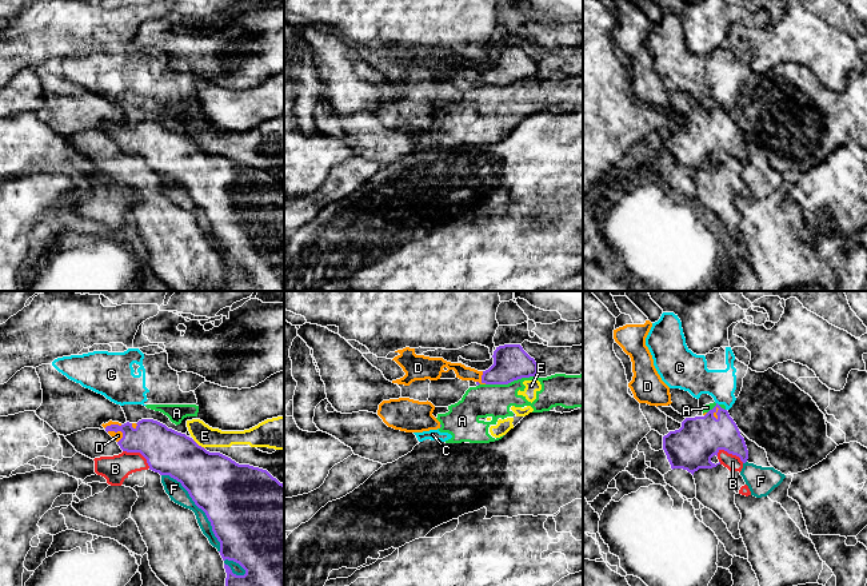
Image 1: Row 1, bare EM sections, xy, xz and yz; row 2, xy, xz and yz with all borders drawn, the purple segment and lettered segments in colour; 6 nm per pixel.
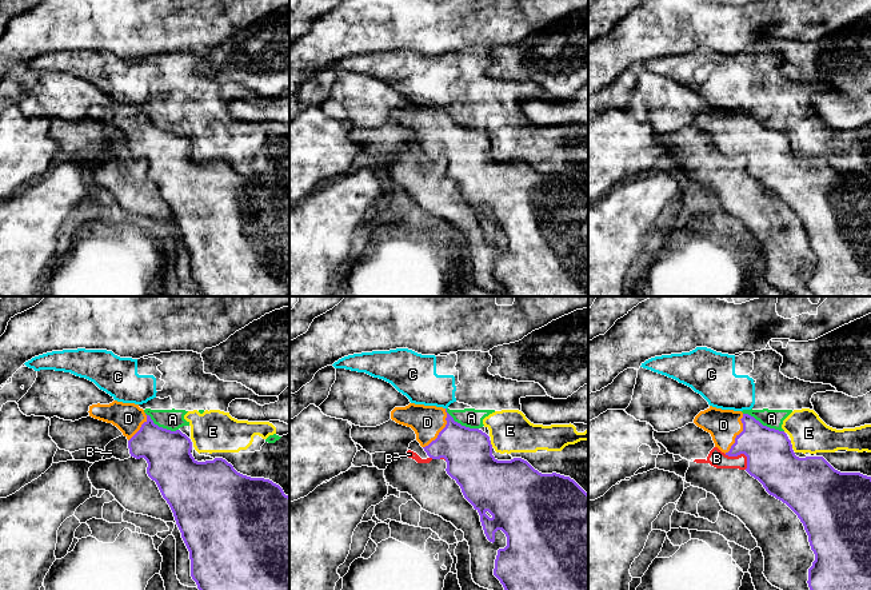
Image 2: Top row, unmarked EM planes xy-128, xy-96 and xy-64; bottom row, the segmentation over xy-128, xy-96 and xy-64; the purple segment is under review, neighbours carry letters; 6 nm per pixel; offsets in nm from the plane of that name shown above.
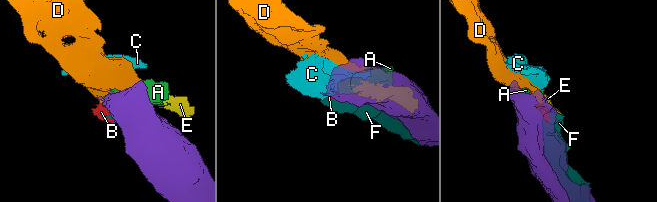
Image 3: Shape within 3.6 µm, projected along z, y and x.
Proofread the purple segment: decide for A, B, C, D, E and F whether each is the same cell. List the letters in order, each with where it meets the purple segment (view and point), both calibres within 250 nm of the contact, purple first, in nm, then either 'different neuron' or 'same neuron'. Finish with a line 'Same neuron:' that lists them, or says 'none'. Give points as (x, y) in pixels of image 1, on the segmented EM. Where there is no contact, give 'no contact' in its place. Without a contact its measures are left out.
A: xz (510, 382) | 220/200 nm | different neuron
B: xy (139, 451) | 280/160 nm | different neuron
C: no contact | different neuron
D: xz (482, 378) | 220/90 nm | same neuron
E: xy (198, 445) | 340/130 nm | different neuron
F: xy (200, 507) | 440/100 nm | different neuron
Same neuron: D

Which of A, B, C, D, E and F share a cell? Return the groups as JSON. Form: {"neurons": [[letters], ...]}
{"neurons": [["A", "C", "E"], ["B"], ["D"], ["F"]]}

